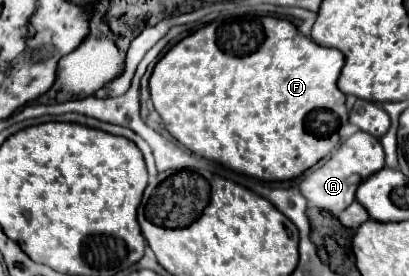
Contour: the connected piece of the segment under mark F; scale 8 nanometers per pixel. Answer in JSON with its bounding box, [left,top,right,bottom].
[150,16,348,182]

